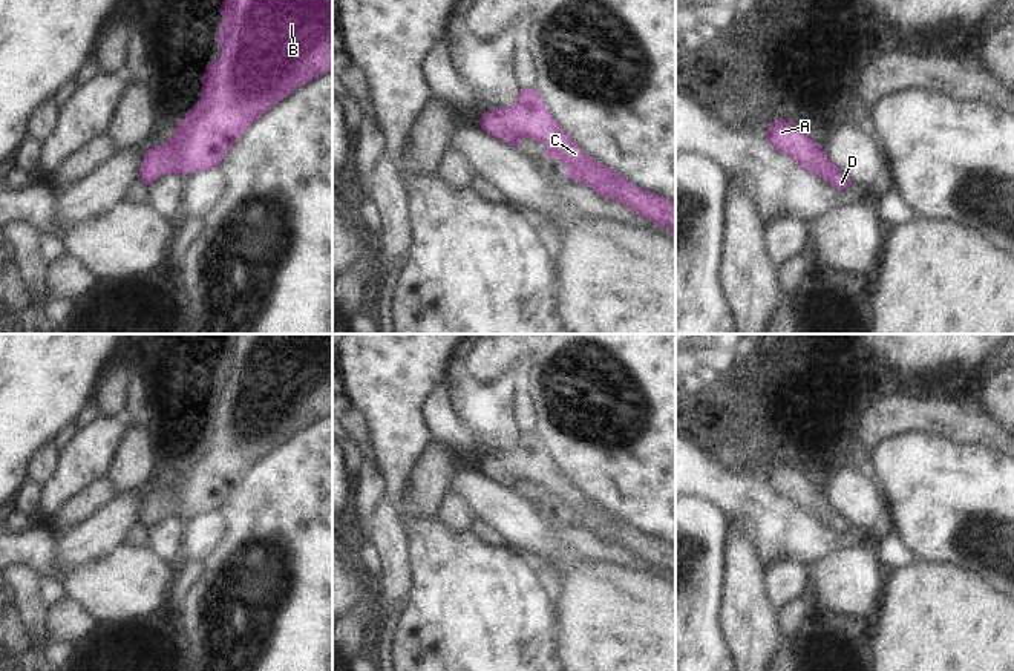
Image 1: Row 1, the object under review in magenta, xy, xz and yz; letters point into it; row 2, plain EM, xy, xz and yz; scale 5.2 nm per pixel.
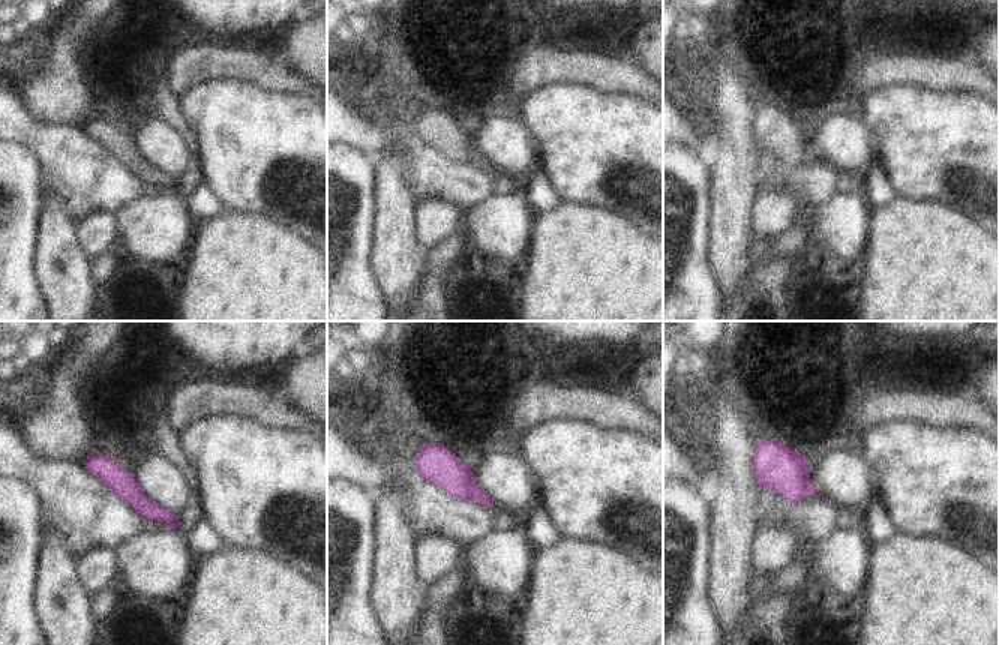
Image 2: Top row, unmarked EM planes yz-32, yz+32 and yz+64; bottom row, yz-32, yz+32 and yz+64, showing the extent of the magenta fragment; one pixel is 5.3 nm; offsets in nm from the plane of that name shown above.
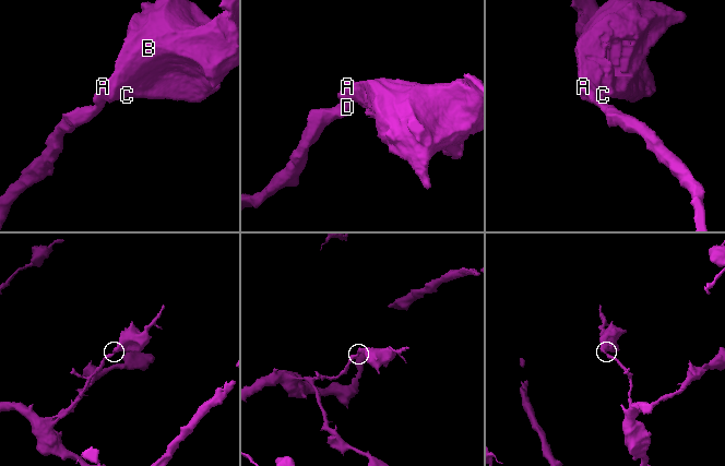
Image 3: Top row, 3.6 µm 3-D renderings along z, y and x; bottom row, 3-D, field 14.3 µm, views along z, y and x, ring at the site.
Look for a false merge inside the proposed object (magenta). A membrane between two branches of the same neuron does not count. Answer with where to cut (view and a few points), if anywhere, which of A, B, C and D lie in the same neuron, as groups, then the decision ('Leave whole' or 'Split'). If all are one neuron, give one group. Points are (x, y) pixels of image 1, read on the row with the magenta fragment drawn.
No split. Groups: A B C D. Leave whole

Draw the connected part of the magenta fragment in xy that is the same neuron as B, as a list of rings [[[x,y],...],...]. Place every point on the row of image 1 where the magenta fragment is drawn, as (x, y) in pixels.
[[[224,0],[221,17],[222,23],[216,38],[221,58],[207,63],[201,100],[179,121],[173,135],[162,146],[146,152],[138,175],[146,185],[165,173],[182,176],[218,169],[236,141],[267,110],[297,87],[332,70],[332,0]]]

